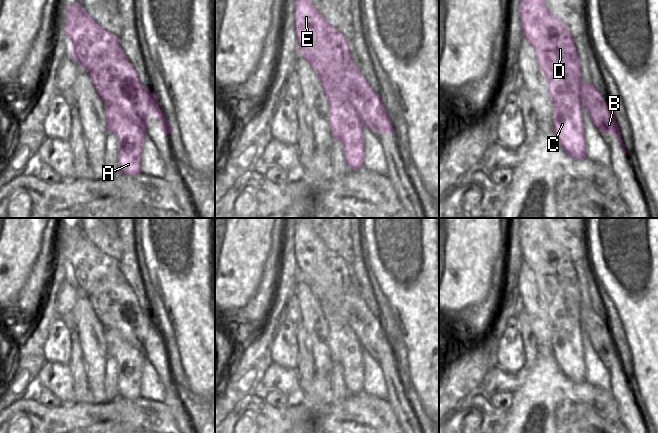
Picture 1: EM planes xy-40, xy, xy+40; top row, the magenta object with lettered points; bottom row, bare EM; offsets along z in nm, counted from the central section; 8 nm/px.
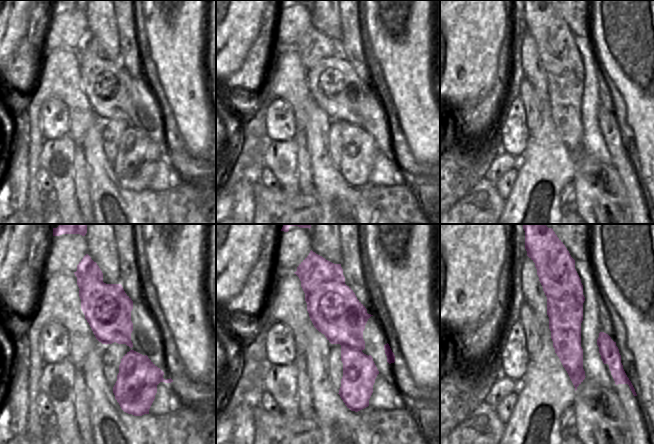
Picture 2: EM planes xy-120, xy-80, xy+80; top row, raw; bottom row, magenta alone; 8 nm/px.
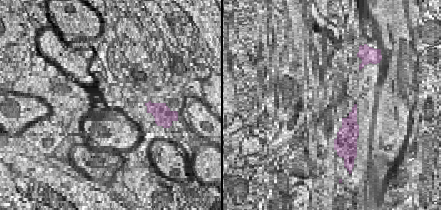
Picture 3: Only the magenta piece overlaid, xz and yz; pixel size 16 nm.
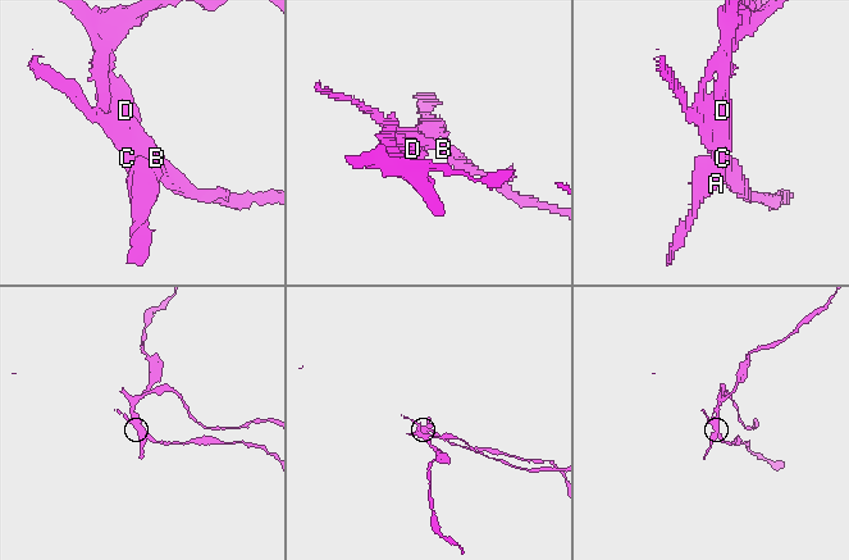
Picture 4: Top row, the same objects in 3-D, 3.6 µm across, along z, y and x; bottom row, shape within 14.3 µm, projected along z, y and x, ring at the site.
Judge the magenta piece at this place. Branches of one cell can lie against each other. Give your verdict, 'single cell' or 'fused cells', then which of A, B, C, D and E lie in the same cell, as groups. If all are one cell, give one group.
fused cells; A C D E / B

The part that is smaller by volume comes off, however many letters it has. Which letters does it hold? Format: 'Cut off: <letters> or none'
Cut off: B

